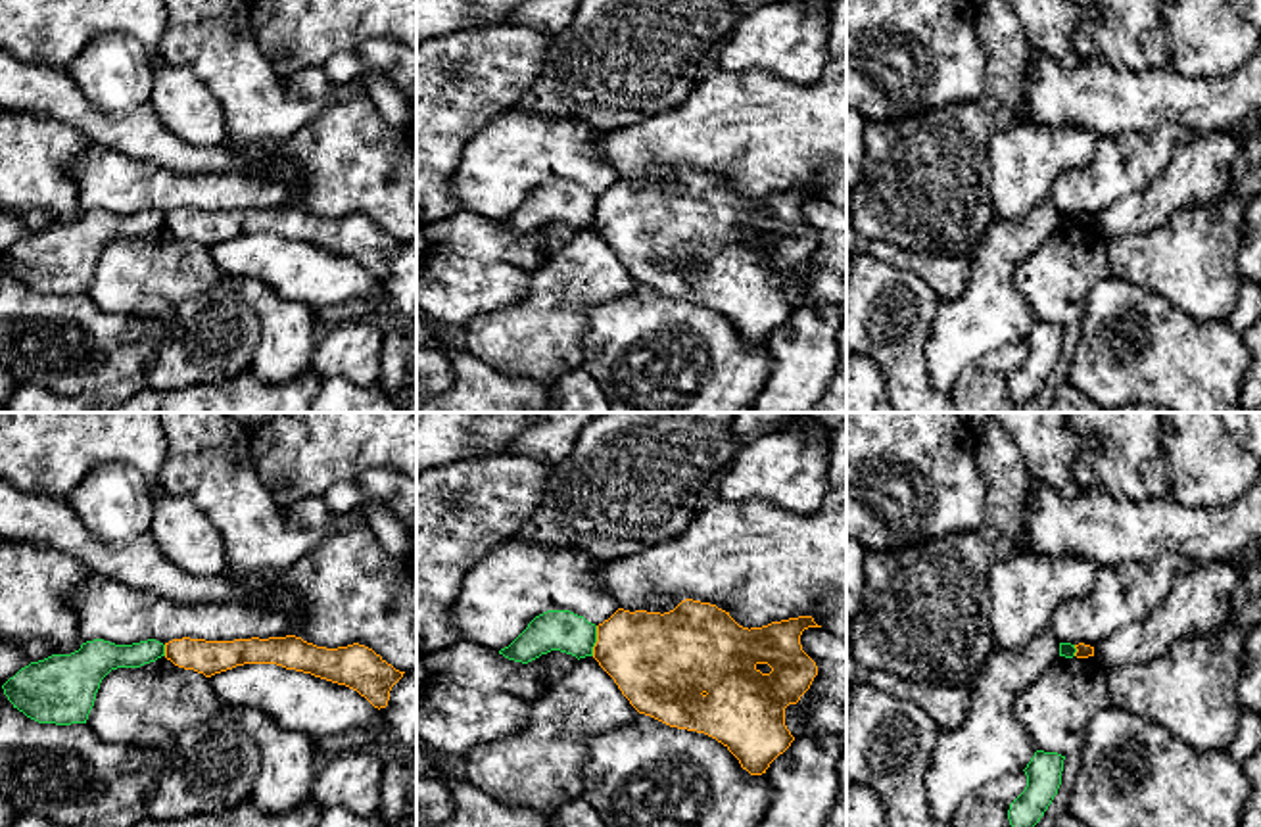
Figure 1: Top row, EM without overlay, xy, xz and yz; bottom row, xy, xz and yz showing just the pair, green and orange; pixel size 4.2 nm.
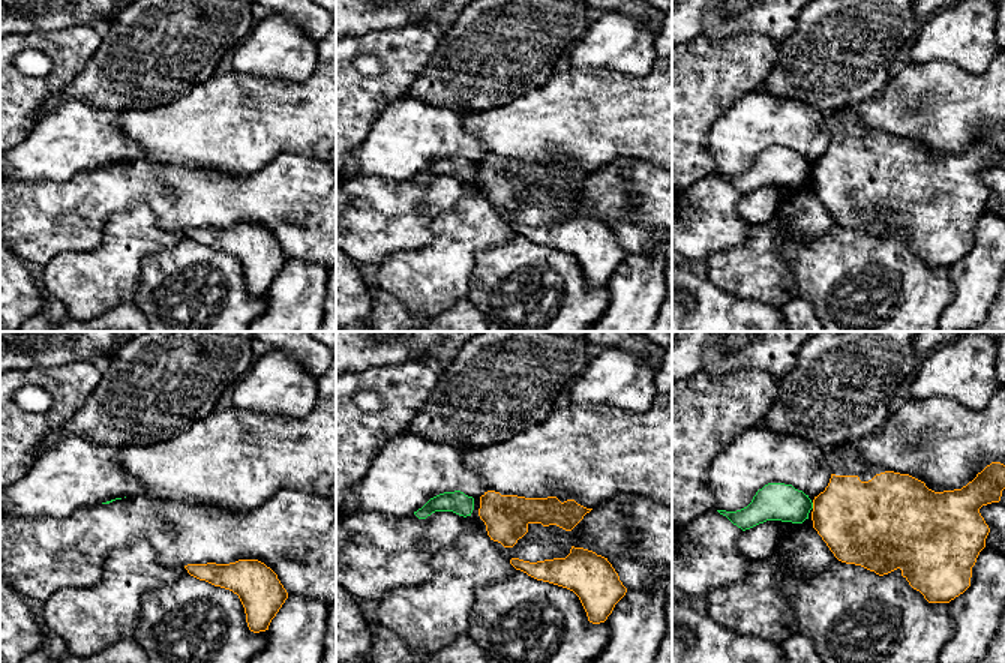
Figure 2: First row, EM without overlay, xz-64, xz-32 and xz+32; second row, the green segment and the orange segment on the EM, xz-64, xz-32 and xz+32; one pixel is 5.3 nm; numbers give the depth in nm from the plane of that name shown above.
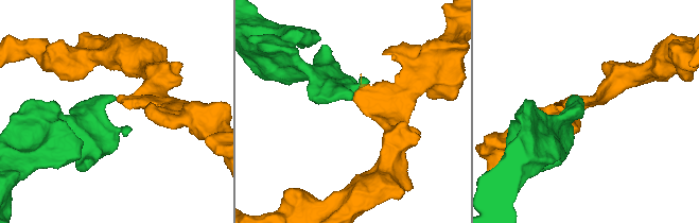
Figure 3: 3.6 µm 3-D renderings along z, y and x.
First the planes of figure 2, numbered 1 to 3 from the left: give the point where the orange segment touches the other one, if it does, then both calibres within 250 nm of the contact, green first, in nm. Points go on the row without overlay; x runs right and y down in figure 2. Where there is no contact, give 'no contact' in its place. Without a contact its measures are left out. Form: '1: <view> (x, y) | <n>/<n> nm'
1: no contact
2: no contact
3: xz+32 (812, 170) | 200/400 nm

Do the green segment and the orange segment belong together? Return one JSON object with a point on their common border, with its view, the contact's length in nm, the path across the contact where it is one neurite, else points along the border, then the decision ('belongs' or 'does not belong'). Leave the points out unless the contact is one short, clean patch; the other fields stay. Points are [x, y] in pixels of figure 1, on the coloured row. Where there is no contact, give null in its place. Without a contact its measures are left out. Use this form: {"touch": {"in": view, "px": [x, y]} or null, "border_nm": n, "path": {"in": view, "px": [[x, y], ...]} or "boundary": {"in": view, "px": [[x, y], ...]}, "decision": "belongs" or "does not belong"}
{"touch": {"in": "xz", "px": [595, 641]}, "border_nm": 130, "boundary": {"in": "xz", "px": [[597, 626], [597, 641], [592, 655]]}, "decision": "does not belong"}

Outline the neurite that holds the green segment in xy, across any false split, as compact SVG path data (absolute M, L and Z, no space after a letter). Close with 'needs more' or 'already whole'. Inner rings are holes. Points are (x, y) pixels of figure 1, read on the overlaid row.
M148 639L115 645L86 641L71 654L52 654L31 662L2 689L8 700L38 723L86 723L102 679L117 668L140 668L165 656L165 645Z; already whole

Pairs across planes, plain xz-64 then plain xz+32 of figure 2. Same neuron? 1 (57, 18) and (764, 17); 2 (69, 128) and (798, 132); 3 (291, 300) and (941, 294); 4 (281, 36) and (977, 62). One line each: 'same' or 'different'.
1: different
2: same
3: different
4: same

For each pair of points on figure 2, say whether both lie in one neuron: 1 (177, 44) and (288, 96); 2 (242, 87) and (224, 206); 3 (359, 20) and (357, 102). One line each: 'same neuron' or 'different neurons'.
1: different neurons
2: different neurons
3: different neurons

